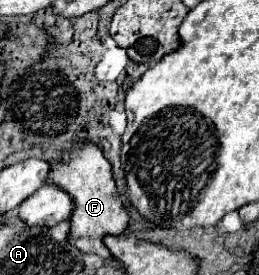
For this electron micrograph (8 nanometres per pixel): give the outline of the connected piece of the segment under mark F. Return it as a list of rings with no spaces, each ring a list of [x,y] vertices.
[[[78,140],[74,148],[56,164],[52,164],[48,172],[48,184],[68,192],[74,202],[68,242],[74,244],[80,252],[98,254],[102,258],[110,258],[108,248],[104,246],[104,236],[120,236],[128,226],[128,212],[122,206],[122,200],[116,192],[116,184],[112,178],[110,162],[104,158],[102,150],[90,140]]]

